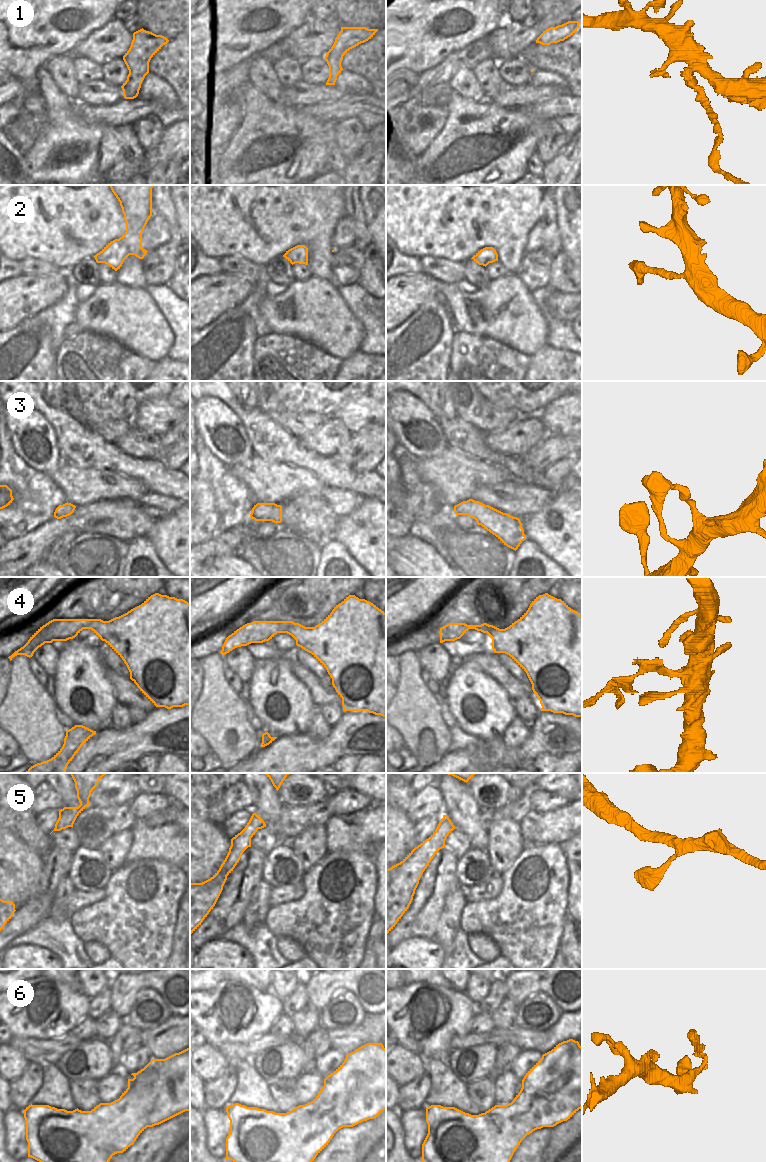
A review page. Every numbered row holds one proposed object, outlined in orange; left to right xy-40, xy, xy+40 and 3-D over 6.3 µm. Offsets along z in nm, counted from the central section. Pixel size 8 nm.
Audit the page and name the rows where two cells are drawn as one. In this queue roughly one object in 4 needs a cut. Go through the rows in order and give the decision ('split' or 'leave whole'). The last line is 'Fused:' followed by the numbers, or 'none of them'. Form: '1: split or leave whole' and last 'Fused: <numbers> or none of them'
1: split
2: leave whole
3: leave whole
4: leave whole
5: leave whole
6: leave whole
Fused: 1

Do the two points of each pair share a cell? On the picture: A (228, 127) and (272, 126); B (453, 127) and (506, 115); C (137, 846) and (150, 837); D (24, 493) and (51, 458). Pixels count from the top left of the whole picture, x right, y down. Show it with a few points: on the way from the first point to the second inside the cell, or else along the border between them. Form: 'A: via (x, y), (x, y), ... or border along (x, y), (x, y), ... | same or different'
A: border along (242, 108), (242, 123), (228, 148) | different
B: via (466, 127), (493, 126) | same
C: border along (143, 823), (144, 846), (138, 854), (127, 857) | different
D: border along (21, 458), (35, 470), (48, 476) | different

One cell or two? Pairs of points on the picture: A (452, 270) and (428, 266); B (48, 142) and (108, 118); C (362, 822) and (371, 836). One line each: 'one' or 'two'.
A: one
B: two
C: one

